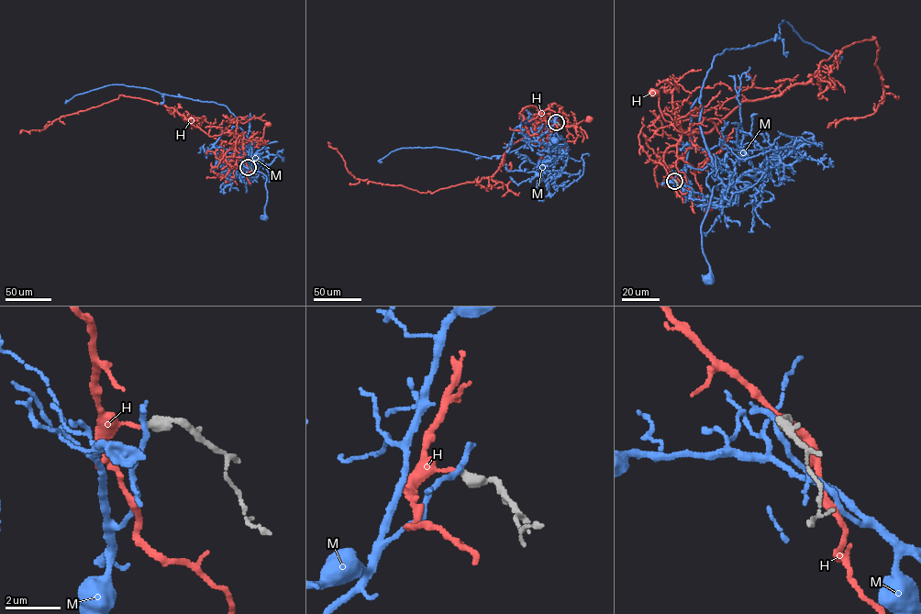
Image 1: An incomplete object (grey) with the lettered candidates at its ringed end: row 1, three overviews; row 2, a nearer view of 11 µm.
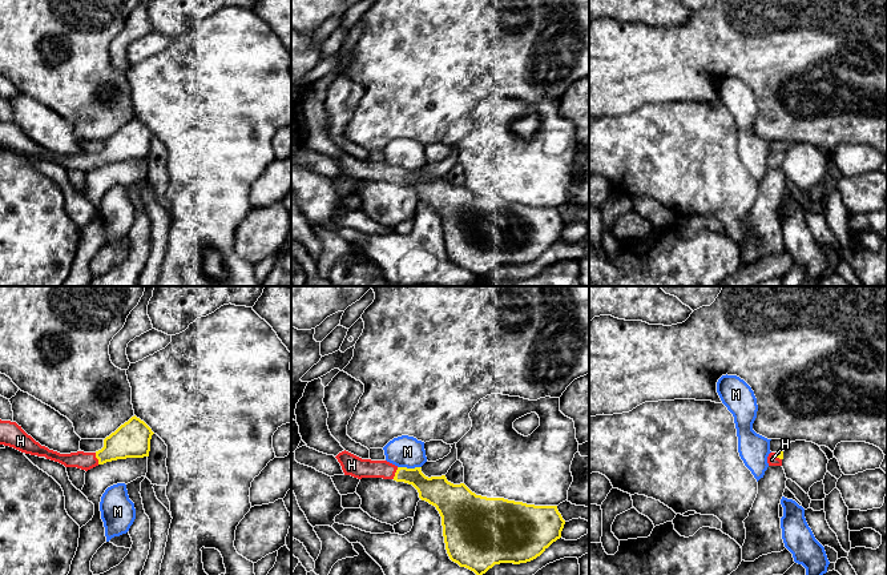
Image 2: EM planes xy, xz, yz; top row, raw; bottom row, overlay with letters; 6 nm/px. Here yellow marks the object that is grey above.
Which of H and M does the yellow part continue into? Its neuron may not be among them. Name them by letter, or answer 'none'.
H

